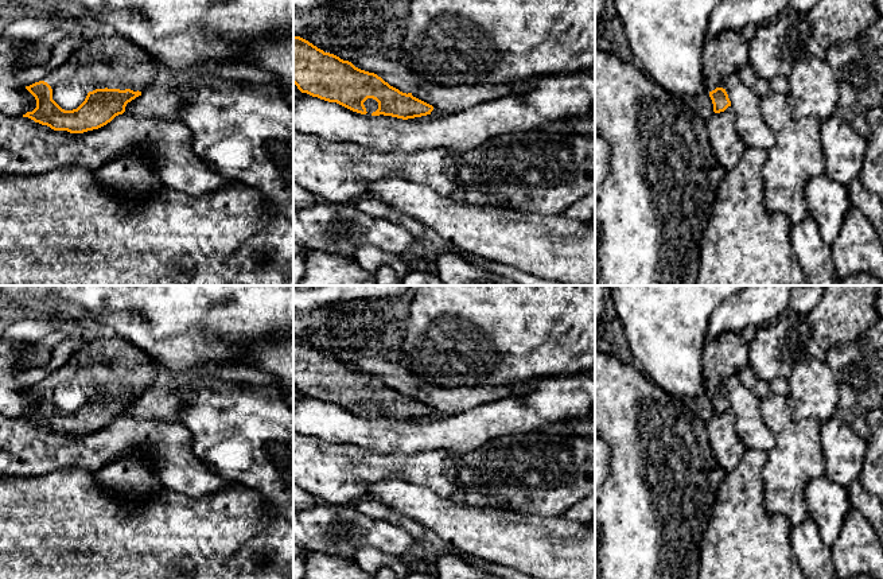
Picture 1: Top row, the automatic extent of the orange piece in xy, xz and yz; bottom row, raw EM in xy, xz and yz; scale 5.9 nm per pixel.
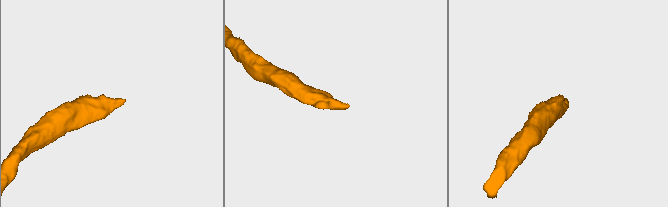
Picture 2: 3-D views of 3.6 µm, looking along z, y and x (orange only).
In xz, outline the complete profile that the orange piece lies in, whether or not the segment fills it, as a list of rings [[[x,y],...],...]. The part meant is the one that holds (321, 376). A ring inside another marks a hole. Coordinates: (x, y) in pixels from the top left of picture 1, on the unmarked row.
[[[293,337],[293,385],[302,395],[337,404],[366,416],[363,404],[373,400],[378,411],[372,417],[402,421],[431,416],[433,408],[390,388],[381,378],[355,369],[351,364],[324,354],[308,342]]]

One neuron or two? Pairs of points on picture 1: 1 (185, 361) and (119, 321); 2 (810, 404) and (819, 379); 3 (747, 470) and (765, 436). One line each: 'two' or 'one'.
1: one
2: one
3: two

